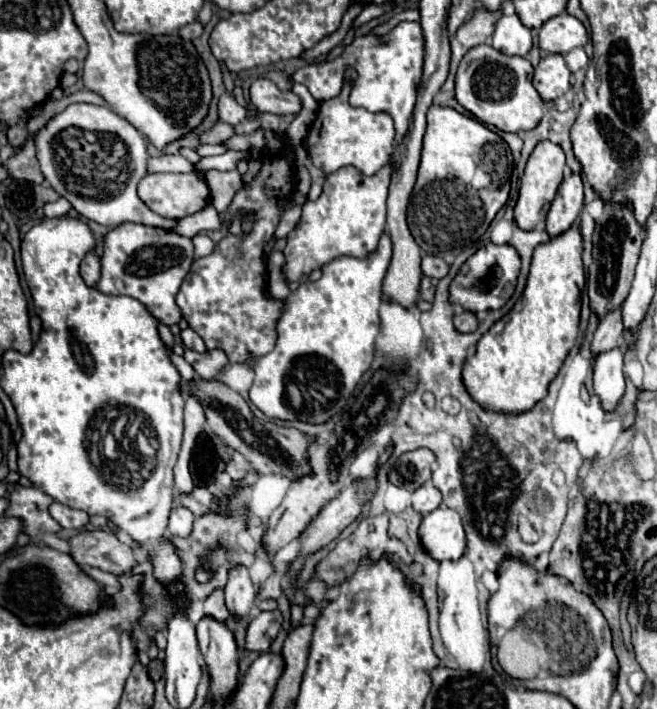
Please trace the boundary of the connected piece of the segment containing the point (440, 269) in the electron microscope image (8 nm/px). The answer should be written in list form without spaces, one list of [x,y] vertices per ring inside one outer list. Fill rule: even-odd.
[[[424,255],[422,257],[422,273],[432,279],[442,279],[448,275],[448,265],[444,263],[444,259],[440,259],[436,255]]]

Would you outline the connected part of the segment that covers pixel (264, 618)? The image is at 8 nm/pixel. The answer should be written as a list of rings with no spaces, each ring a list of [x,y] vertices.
[[[274,609],[274,611],[262,611],[250,625],[246,631],[246,649],[248,651],[256,651],[256,653],[264,653],[270,649],[272,641],[276,639],[280,627],[282,627],[282,611]]]

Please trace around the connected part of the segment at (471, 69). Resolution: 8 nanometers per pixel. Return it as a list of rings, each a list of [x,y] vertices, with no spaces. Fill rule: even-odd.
[[[496,49],[484,59],[470,61],[464,71],[456,73],[456,101],[478,121],[498,127],[500,131],[530,131],[544,117],[544,101],[532,85],[532,65],[524,57],[510,57]]]

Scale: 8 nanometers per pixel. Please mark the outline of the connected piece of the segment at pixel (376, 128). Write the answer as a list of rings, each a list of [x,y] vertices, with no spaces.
[[[344,81],[340,95],[320,103],[318,115],[308,131],[306,149],[312,163],[322,169],[326,175],[334,173],[340,167],[354,165],[364,175],[374,175],[384,167],[394,151],[394,121],[386,113],[370,113],[366,109],[350,107],[348,101],[352,83]]]

